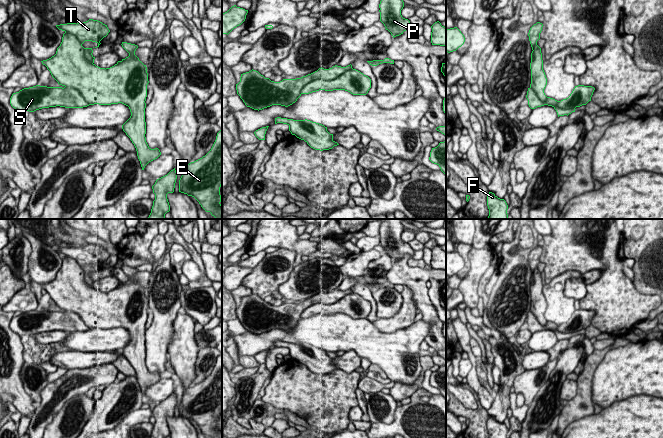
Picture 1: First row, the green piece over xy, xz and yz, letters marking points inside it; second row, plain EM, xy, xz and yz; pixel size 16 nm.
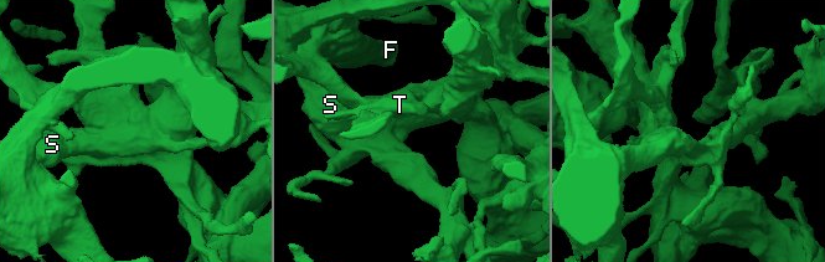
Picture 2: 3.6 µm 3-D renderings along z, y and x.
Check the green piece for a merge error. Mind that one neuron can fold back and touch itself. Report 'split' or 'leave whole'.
split

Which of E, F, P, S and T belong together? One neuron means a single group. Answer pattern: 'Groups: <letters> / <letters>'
Groups: E / F P S T

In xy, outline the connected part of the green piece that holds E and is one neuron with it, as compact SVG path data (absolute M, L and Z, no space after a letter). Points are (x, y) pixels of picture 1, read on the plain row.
M222 354L217 357L211 374L189 387L179 404L179 416L194 421L211 438L222 438Z

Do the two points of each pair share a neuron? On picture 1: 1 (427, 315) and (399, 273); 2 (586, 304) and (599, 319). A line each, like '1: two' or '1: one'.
1: one
2: one

